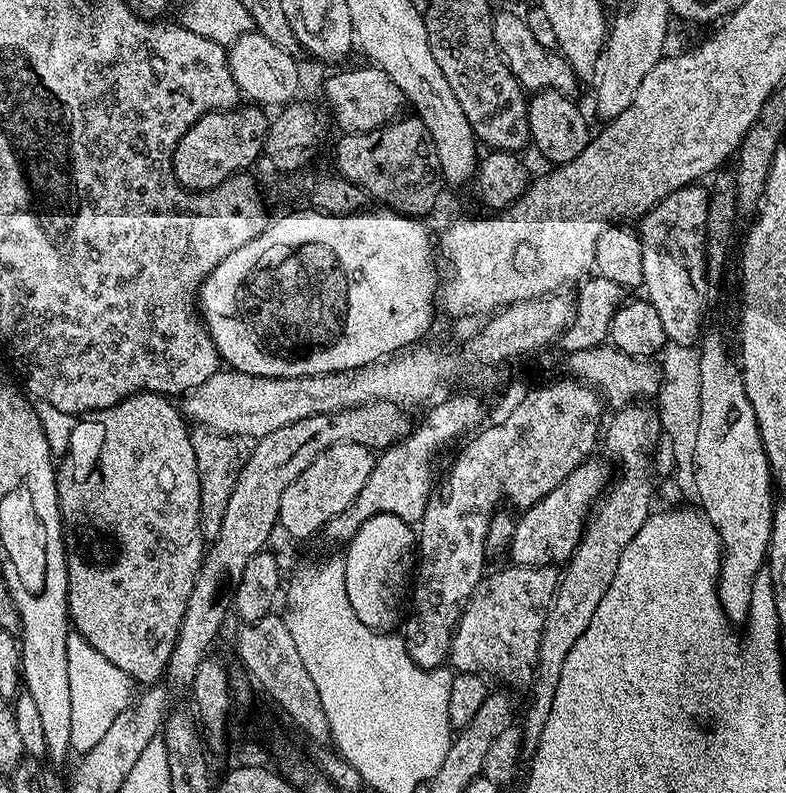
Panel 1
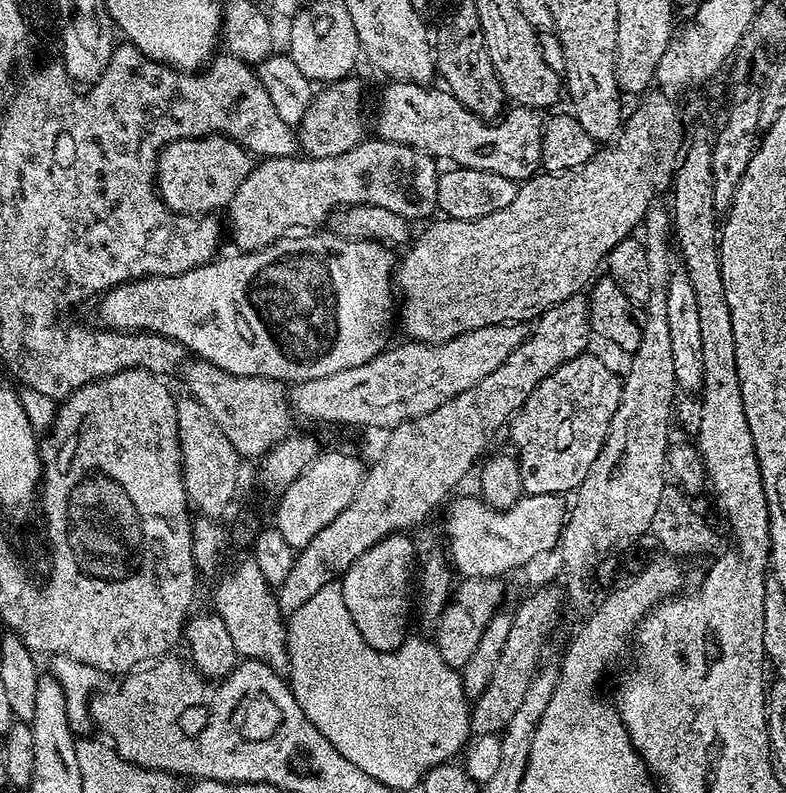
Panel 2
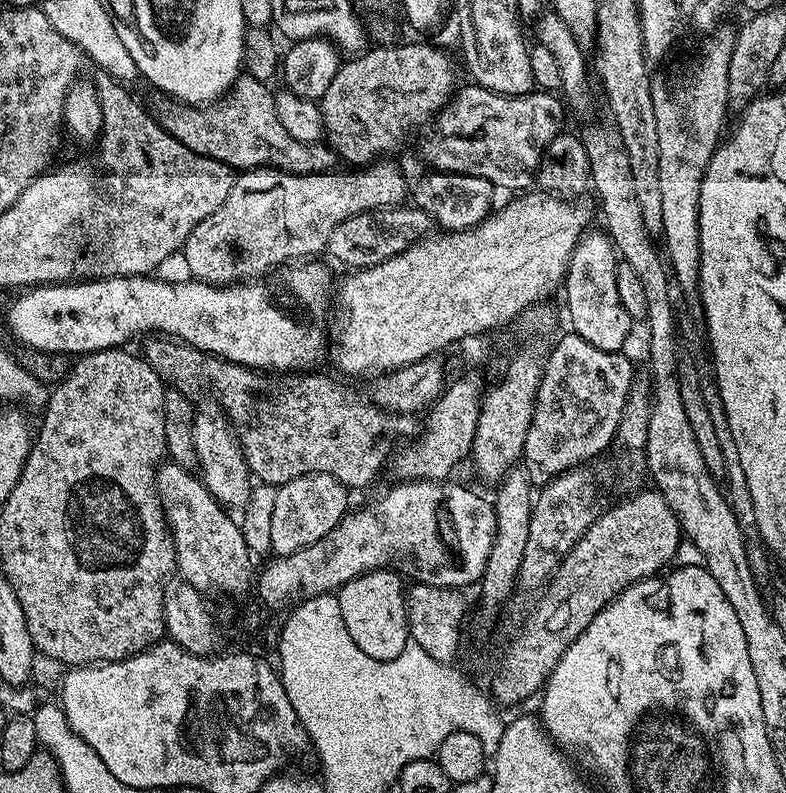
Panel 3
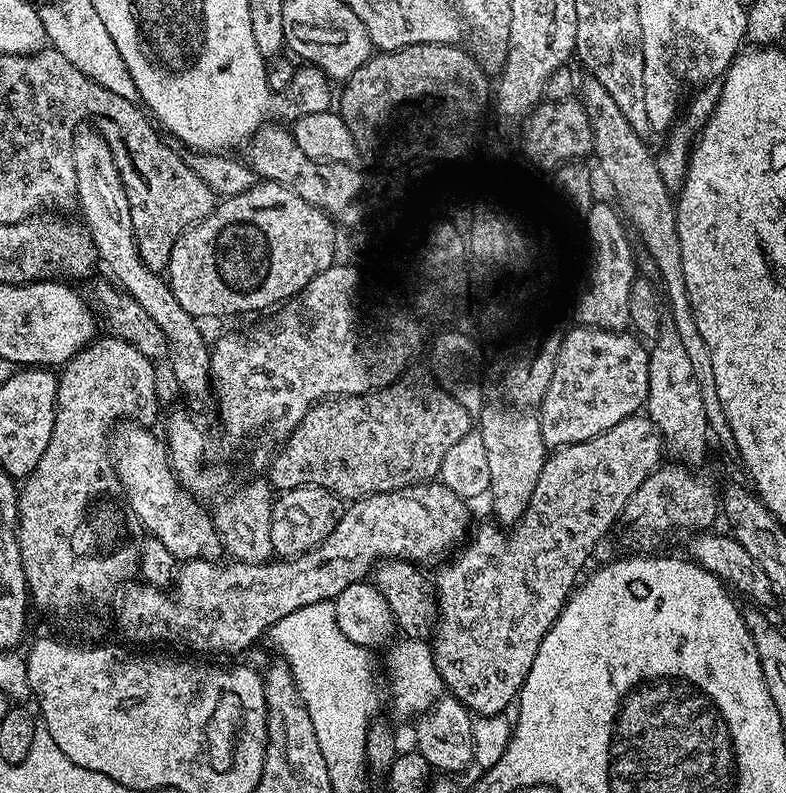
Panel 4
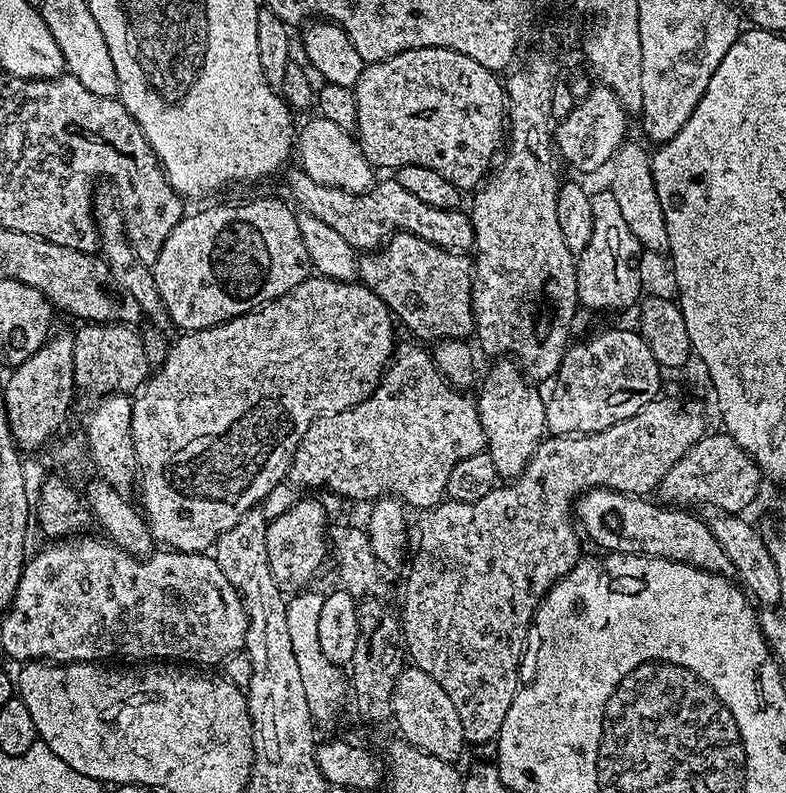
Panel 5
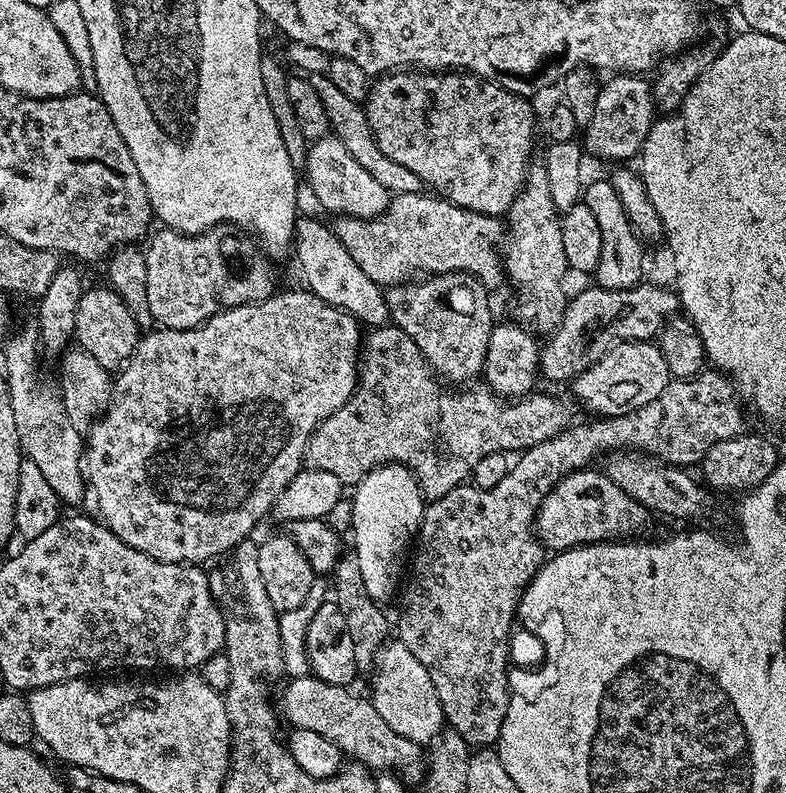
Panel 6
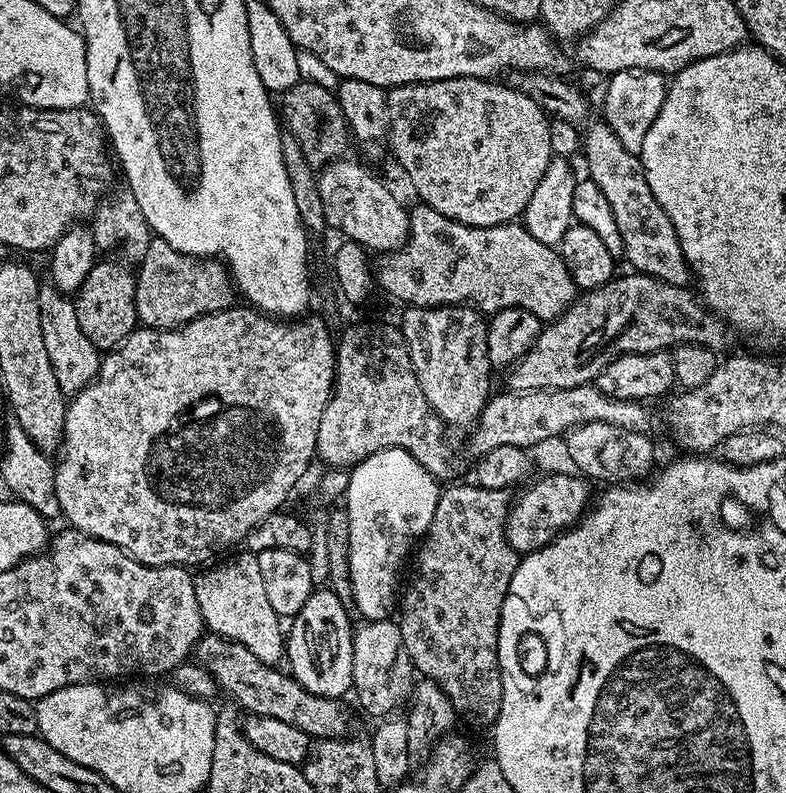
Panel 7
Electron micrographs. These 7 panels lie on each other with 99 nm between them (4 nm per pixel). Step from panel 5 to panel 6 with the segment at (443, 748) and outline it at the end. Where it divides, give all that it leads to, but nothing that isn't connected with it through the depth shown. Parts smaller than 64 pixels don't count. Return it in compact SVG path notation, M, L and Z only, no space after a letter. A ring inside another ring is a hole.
M399 640L387 641L379 648L373 664L370 699L375 710L402 737L421 746L435 741L446 726L441 700L430 674L414 654Z

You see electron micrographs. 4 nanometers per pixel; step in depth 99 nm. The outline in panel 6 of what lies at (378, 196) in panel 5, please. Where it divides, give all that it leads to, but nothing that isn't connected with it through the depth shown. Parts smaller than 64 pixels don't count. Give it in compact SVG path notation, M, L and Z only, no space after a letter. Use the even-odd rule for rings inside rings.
M402 193L389 199L386 210L372 220L336 216L330 227L358 267L381 286L411 281L417 274L468 272L492 290L504 276L502 241L506 228L497 217L454 206L435 194Z

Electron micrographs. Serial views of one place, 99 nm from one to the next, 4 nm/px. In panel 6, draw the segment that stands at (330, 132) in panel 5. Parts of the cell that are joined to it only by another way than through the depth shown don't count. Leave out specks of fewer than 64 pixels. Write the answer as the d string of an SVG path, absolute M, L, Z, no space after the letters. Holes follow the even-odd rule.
M333 134L324 136L321 140L313 140L308 145L308 184L316 195L316 200L336 216L353 216L363 220L372 220L386 210L390 195L382 188L381 183L358 164L357 159L350 154L338 137Z

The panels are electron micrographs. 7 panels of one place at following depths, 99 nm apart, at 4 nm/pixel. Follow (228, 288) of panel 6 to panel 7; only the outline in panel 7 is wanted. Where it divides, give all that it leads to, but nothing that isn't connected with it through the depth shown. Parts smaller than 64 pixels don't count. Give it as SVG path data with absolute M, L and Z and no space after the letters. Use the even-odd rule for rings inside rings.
M159 238L150 240L149 249L139 260L135 277L136 318L145 328L179 328L181 324L188 324L210 312L220 312L233 303L232 278L219 259L183 256Z

